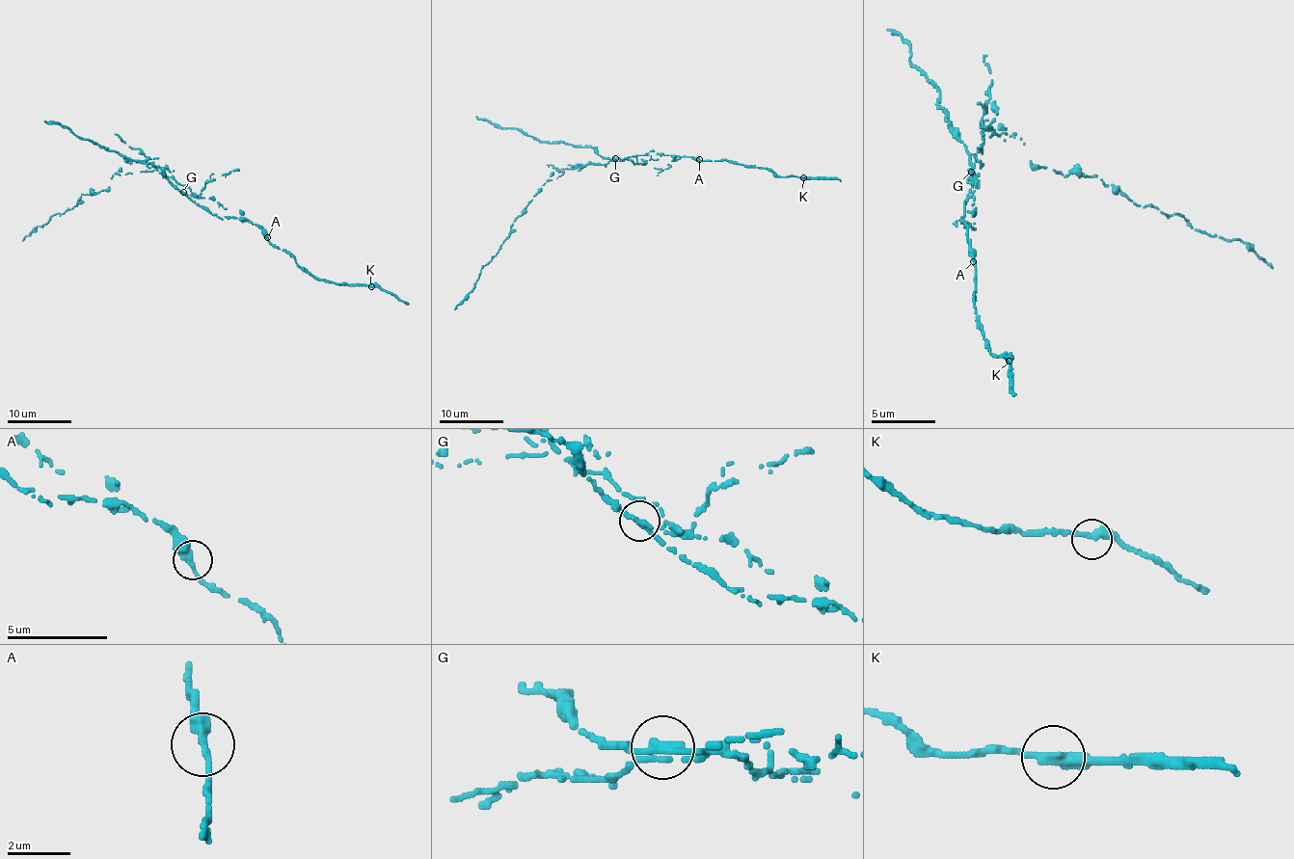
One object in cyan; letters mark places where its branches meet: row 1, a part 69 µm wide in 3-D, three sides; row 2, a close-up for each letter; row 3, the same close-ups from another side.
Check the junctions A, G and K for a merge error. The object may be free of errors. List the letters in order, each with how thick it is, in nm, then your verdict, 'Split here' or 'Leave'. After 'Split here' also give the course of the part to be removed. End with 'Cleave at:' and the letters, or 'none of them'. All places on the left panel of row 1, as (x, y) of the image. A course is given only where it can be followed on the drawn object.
A: Thickness 340 nm. Leave
G: Thickness 300 nm. Split here. Course of the part to remove: (183, 192), (192, 193), (154, 169), (118, 171), (108, 188), (82, 195), (70, 209), (53, 214), (22, 240)
K: Thickness 320 nm. Leave
Cleave at: G

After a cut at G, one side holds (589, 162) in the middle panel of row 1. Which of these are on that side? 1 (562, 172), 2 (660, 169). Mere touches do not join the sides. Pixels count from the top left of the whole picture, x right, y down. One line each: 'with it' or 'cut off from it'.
1: with it
2: with it

